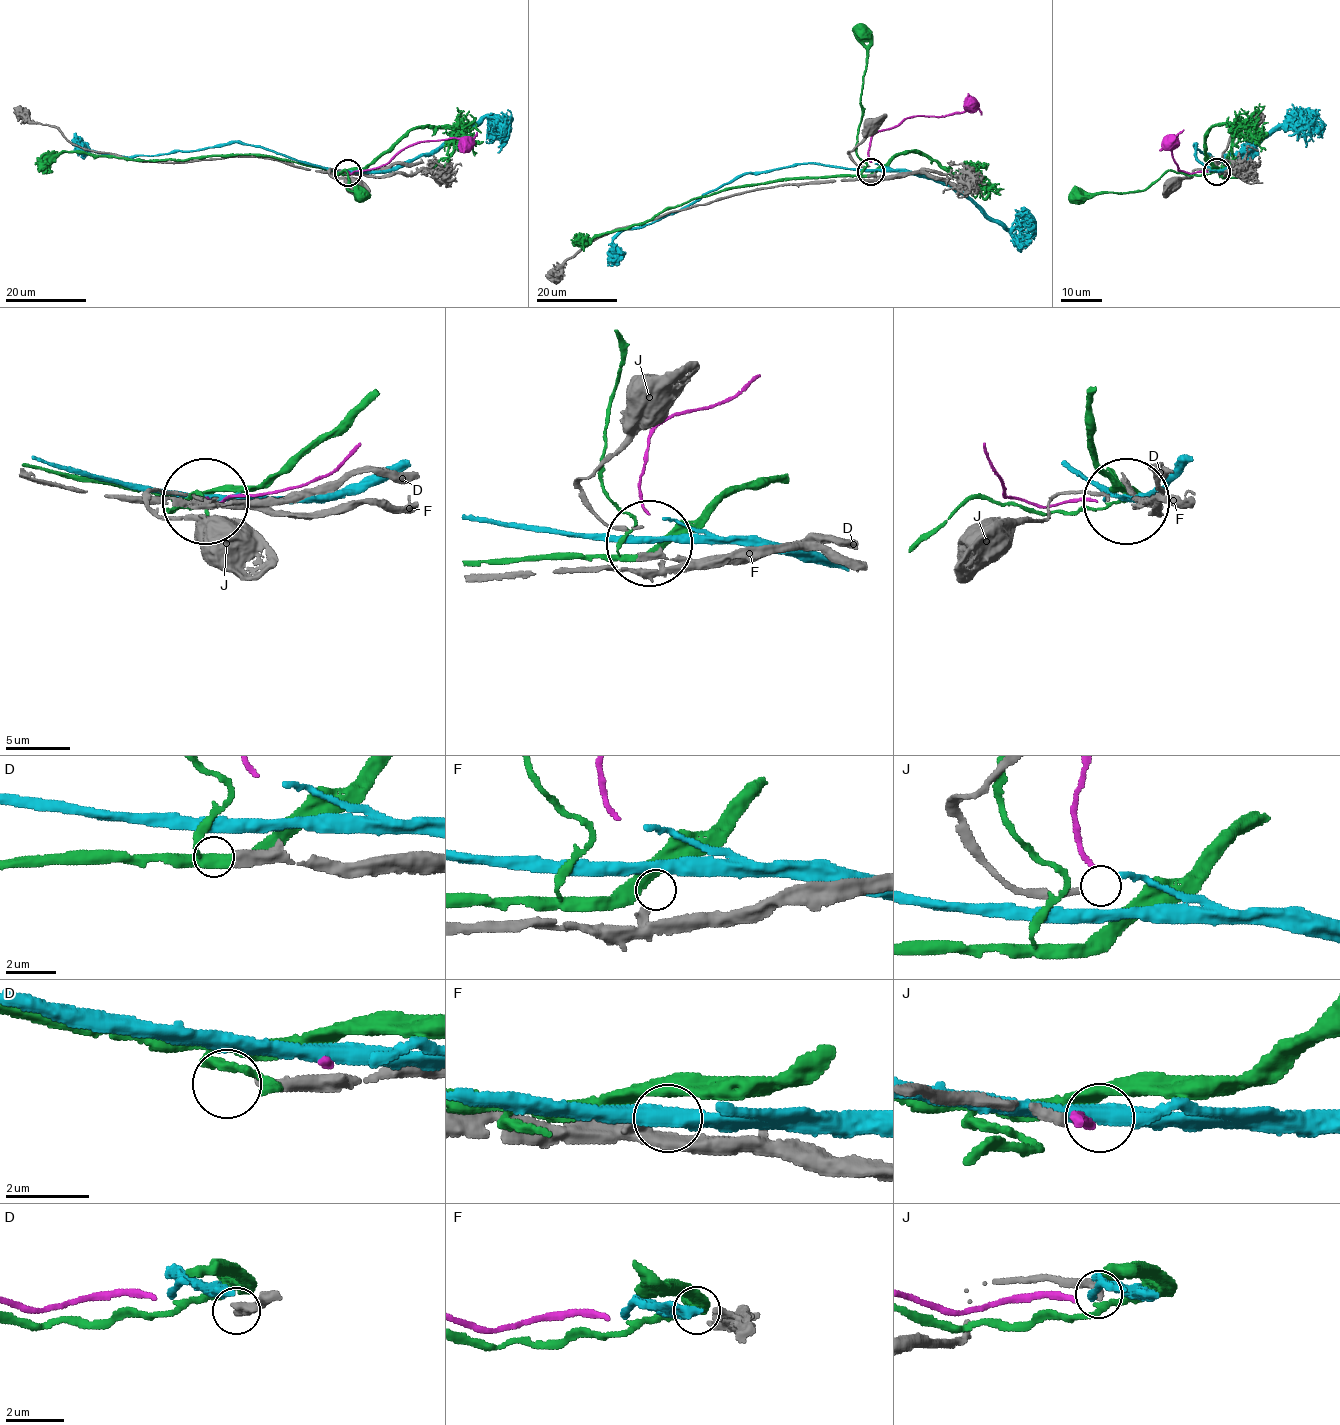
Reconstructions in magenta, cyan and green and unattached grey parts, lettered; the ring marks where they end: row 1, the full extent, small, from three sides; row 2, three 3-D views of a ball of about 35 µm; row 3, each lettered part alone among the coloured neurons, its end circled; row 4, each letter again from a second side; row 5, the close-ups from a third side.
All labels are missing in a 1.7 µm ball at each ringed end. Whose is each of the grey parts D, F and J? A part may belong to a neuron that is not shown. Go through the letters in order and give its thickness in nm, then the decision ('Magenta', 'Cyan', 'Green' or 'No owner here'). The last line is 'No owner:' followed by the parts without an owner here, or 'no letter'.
D: Thickness 360 nm. No owner here
F: Thickness 260 nm. No owner here
J: Thickness 240 nm. Cyan
No owner: D, F

